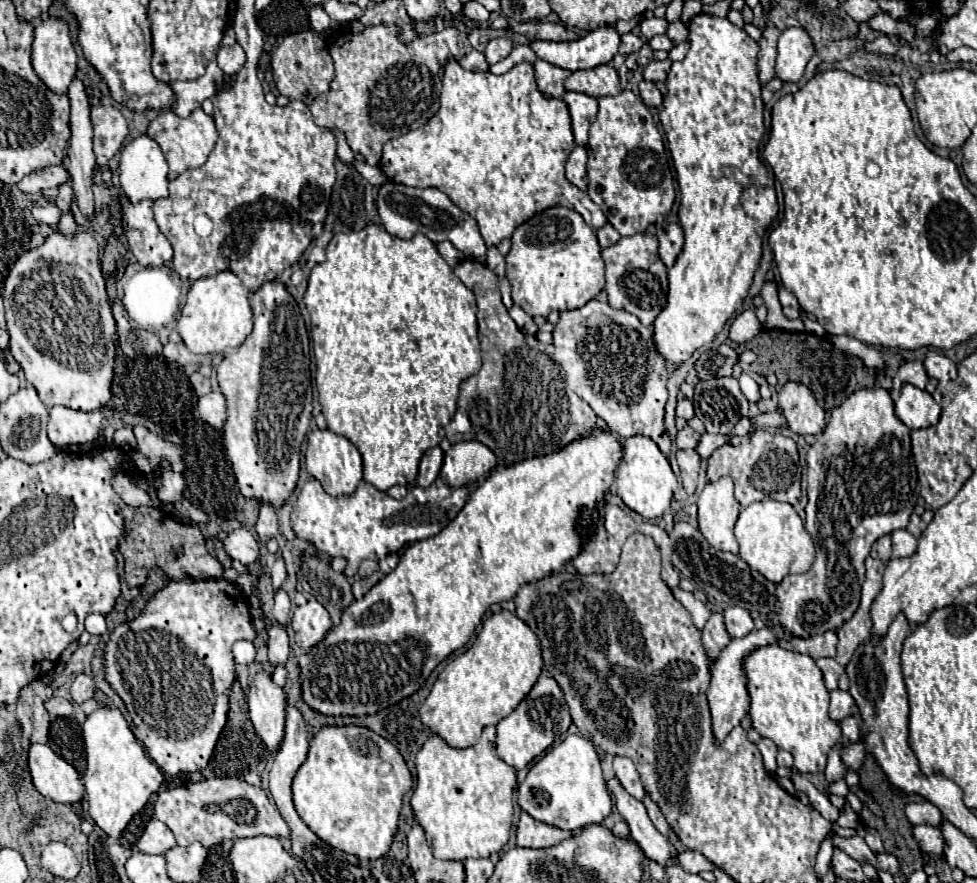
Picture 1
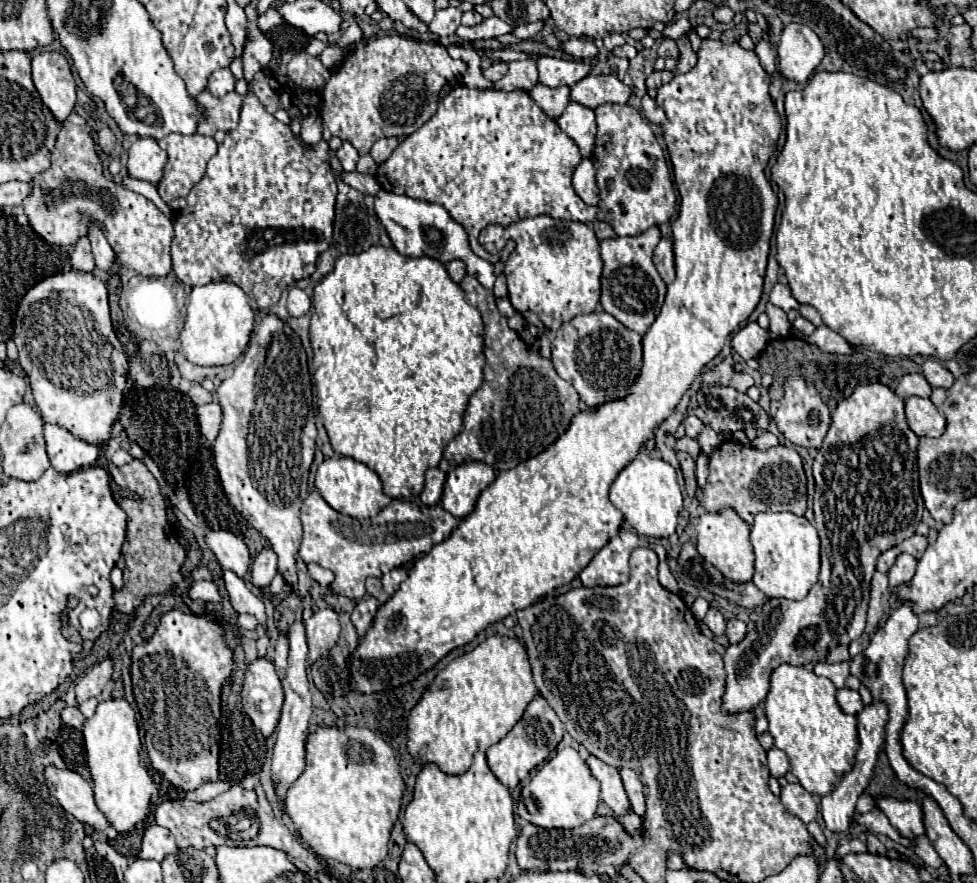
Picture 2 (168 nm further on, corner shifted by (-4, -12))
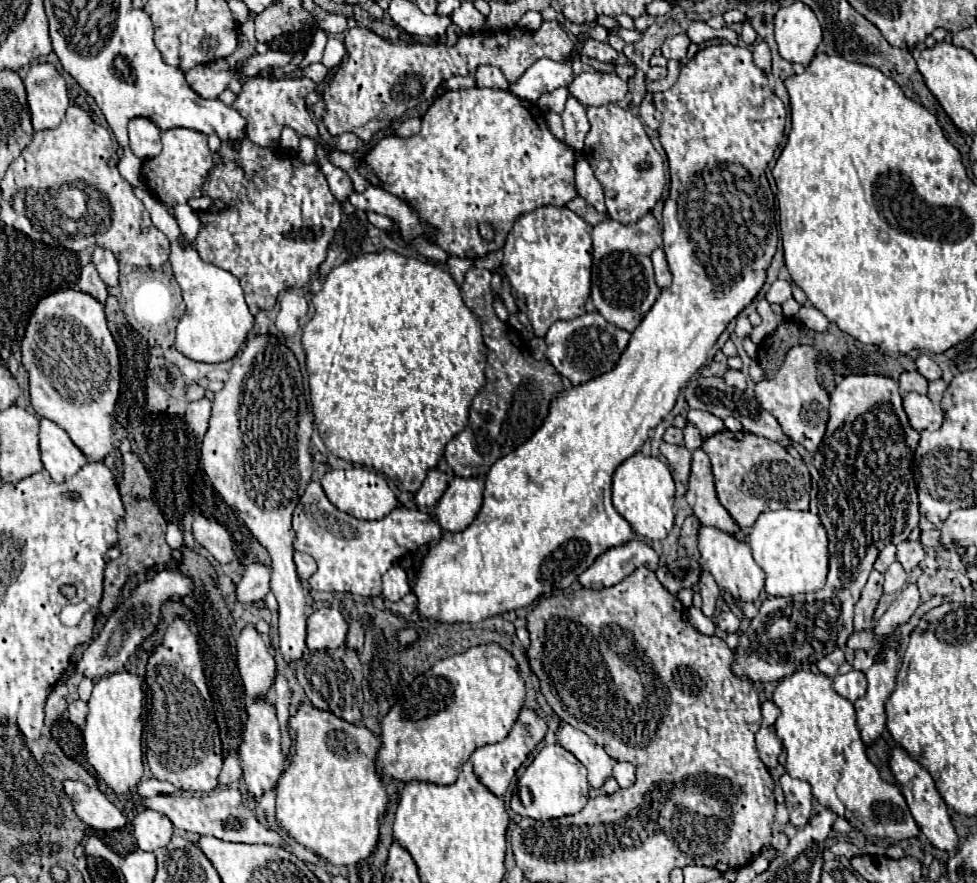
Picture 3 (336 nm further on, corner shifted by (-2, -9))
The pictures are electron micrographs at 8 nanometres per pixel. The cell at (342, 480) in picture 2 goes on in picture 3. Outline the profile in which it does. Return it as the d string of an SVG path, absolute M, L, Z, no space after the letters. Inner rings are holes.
M365 467L329 469L321 479L321 487L323 487L327 499L339 511L345 511L357 519L381 519L397 505L397 499L393 495L393 491L389 489L385 477L381 473L375 473L375 471L365 469Z

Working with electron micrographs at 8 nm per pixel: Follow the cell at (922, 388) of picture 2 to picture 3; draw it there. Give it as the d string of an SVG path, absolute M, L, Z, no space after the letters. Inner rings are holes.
M913 371L913 373L901 373L899 387L901 387L903 395L909 393L909 391L915 391L919 395L927 395L927 379L923 375L919 375L917 371Z

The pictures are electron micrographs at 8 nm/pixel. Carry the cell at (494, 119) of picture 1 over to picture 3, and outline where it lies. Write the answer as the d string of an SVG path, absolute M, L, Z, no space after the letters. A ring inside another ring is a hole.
M459 89L447 91L429 107L423 115L423 127L409 139L395 135L383 137L359 163L359 173L373 185L405 199L427 225L437 229L435 243L455 257L479 259L493 251L503 249L513 223L543 205L565 207L577 197L573 183L575 175L575 153L573 149L557 139L547 123L543 111L525 99L519 99L507 89ZM479 223L493 223L497 235L495 241L487 243L479 237Z

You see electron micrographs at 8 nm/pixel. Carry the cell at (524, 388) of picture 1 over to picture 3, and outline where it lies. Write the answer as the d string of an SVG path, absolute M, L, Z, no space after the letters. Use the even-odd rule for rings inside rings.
M471 267L465 275L465 281L461 285L463 301L467 307L471 307L481 321L483 327L483 341L487 345L487 369L485 387L475 395L471 409L469 409L469 429L463 429L459 435L455 435L445 449L445 459L455 471L455 475L461 477L473 477L473 475L485 475L489 467L515 451L519 445L523 445L547 419L549 407L553 399L565 389L561 375L555 371L555 367L543 359L535 361L529 357L529 353L523 353L515 341L511 327L501 321L493 311L493 299L491 299L491 271Z

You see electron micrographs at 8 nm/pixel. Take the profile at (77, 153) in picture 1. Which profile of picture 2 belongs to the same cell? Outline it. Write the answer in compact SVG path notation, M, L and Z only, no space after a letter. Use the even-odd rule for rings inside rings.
M91 226L89 228L89 240L91 240L91 246L93 246L97 268L103 270L103 272L109 272L111 266L113 266L113 262L115 262L115 252L109 246L109 242L103 236L103 232L101 232L99 226Z

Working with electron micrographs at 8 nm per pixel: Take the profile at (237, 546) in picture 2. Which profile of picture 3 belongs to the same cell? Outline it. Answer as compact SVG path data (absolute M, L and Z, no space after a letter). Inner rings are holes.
M197 515L193 521L193 535L221 565L237 559L233 539L219 523L211 523L207 517Z

